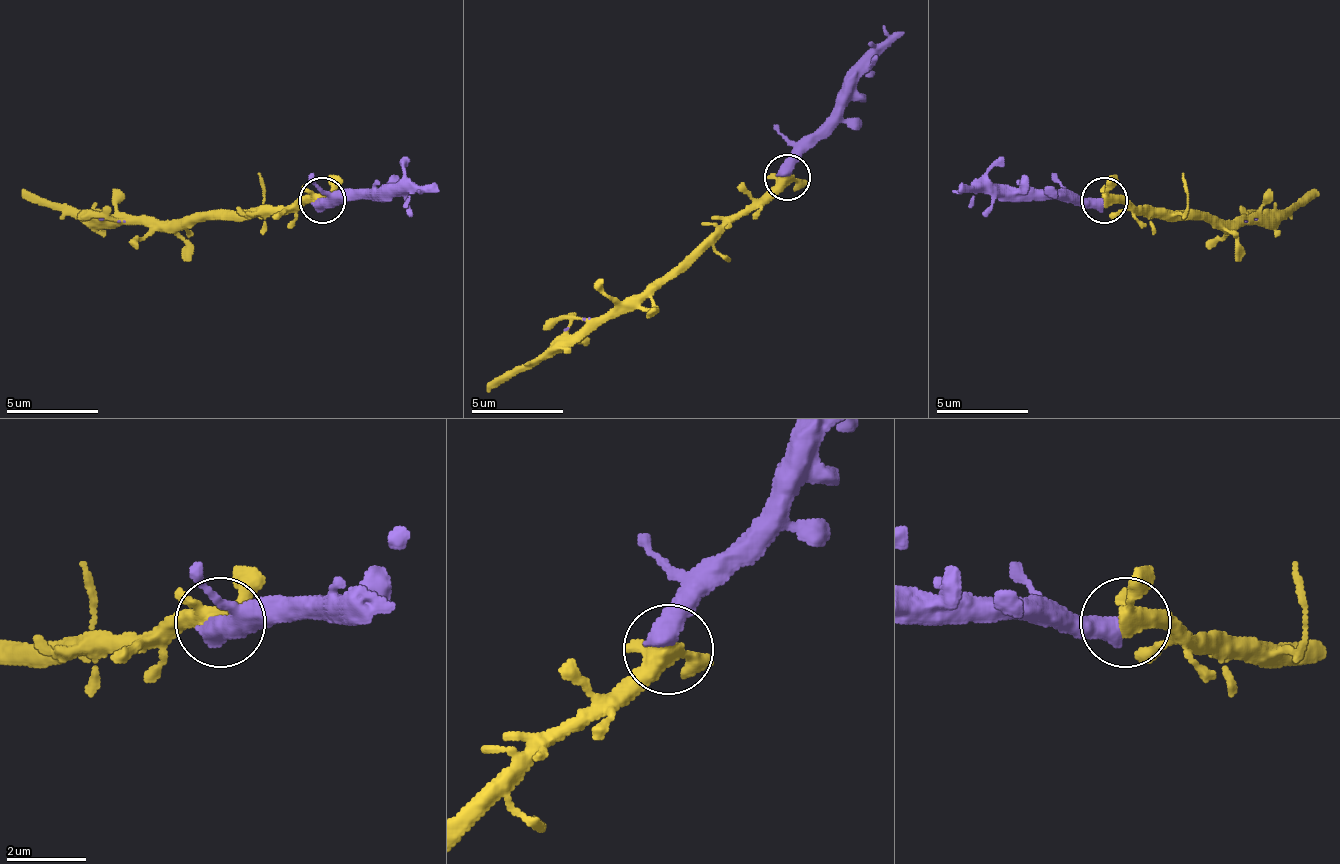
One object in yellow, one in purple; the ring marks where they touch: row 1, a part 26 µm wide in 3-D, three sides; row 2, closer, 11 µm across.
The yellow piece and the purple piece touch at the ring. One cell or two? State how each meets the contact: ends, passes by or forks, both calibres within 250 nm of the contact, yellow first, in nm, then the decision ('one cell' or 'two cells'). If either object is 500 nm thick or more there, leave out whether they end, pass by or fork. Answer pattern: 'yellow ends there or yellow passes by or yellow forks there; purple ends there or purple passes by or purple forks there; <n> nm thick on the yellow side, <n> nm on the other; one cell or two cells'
360 nm thick on the yellow side, 600 nm on the other; one cell

